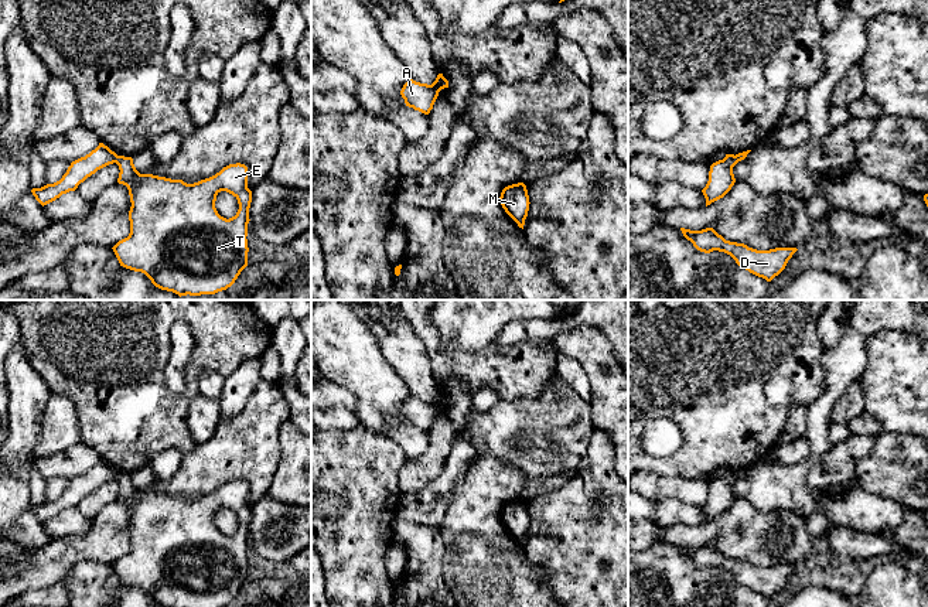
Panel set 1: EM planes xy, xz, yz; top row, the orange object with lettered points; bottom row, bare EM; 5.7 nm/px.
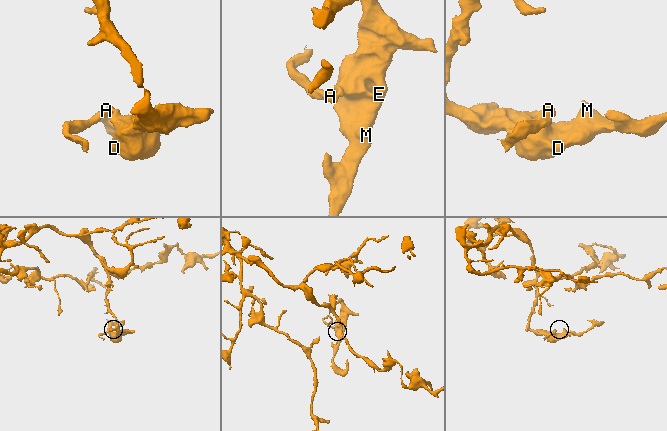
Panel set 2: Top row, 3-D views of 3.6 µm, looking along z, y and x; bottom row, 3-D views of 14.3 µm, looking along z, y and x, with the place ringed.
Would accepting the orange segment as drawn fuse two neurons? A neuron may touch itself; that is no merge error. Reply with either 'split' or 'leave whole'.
split

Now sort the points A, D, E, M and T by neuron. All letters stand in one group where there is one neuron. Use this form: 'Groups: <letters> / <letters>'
Groups: A / D E M T

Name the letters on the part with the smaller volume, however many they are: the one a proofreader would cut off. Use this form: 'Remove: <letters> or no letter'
Remove: A

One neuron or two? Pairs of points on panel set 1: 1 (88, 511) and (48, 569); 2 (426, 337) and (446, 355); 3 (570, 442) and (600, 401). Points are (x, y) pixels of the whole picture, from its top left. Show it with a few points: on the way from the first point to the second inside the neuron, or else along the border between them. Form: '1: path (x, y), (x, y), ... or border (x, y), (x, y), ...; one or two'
1: border (116, 498), (91, 518); two
2: path (430, 340), (442, 351); one
3: border (589, 402), (594, 428); two

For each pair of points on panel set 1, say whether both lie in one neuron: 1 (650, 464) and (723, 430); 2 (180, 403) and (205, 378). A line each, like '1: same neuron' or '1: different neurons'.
1: same neuron
2: different neurons

